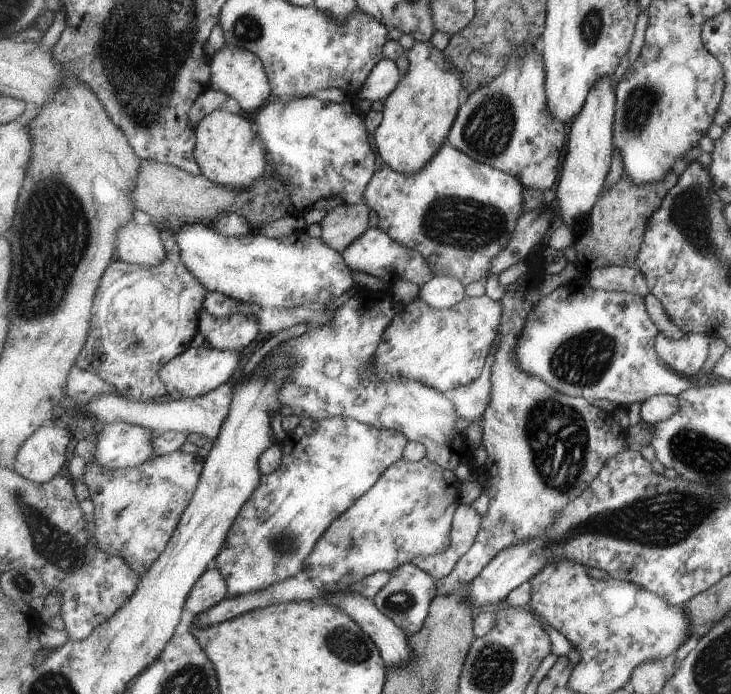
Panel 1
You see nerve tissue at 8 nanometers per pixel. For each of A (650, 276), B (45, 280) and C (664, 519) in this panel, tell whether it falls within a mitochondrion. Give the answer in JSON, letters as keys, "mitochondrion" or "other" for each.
{"A":"other","B":"mitochondrion","C":"mitochondrion"}

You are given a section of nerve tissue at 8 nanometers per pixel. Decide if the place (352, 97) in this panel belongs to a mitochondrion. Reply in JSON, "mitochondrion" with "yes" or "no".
{"mitochondrion":"no"}

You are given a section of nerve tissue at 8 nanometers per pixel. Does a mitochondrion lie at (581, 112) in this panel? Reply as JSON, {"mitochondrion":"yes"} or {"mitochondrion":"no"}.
{"mitochondrion":"no"}

